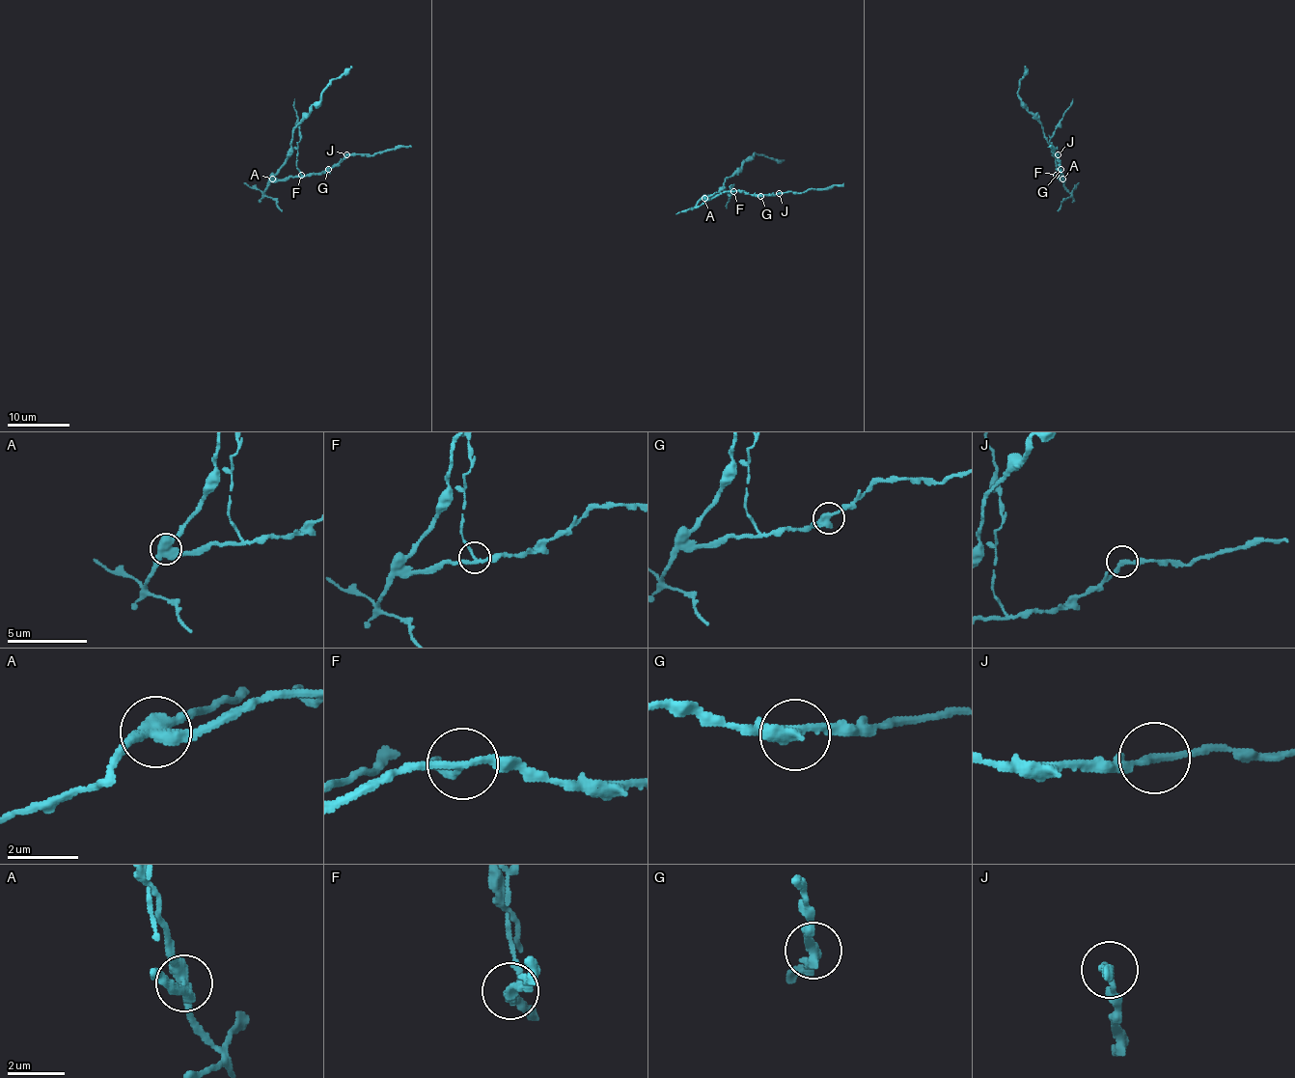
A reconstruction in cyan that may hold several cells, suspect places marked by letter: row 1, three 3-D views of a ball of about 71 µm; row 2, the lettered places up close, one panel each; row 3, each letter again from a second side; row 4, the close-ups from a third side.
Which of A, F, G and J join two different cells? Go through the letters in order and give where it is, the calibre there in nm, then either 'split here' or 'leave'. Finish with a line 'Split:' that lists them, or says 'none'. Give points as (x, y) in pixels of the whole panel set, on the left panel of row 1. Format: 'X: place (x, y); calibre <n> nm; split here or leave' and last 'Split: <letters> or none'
A: place (272, 179); calibre 440 nm; split here
F: place (301, 175); calibre 190 nm; split here
G: place (328, 169); calibre 340 nm; leave
J: place (346, 154); calibre 220 nm; leave
Split: A, F

